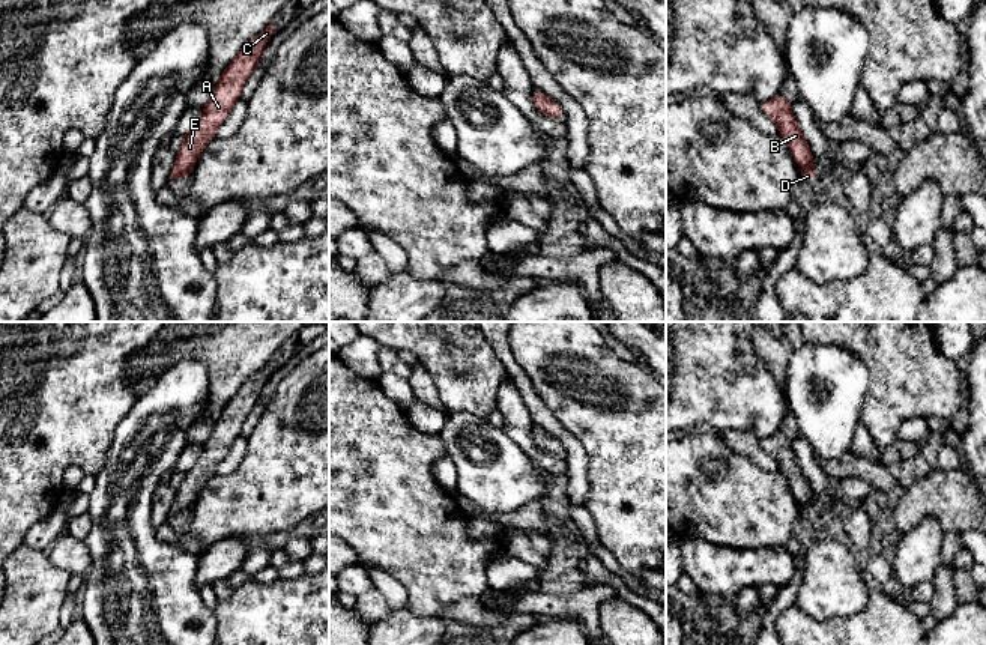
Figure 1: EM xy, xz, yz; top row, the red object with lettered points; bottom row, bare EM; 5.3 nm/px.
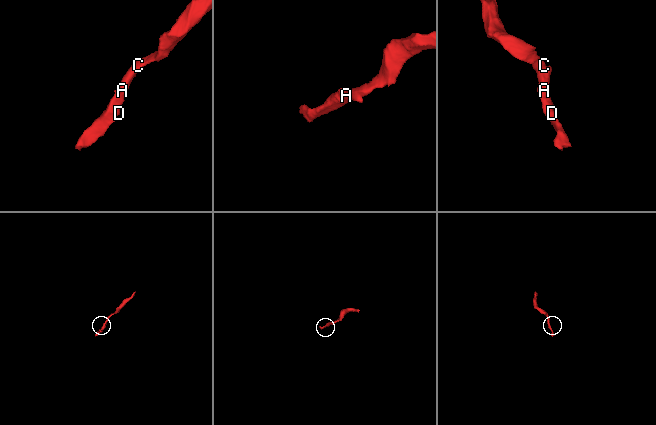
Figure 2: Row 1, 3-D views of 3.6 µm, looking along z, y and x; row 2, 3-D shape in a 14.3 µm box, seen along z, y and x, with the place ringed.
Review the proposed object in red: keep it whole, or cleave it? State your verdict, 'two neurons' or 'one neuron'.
one neuron

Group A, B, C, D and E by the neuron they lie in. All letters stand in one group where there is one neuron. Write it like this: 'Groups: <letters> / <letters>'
Groups: A B C D E

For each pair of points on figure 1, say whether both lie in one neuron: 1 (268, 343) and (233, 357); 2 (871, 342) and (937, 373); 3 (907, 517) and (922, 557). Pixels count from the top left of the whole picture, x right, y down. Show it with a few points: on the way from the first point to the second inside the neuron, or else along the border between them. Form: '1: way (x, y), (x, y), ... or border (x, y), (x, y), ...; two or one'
1: way (259, 343), (247, 343), (242, 348); one
2: way (887, 342), (920, 373); one
3: border (946, 529), (935, 519), (923, 517), (896, 535); two

